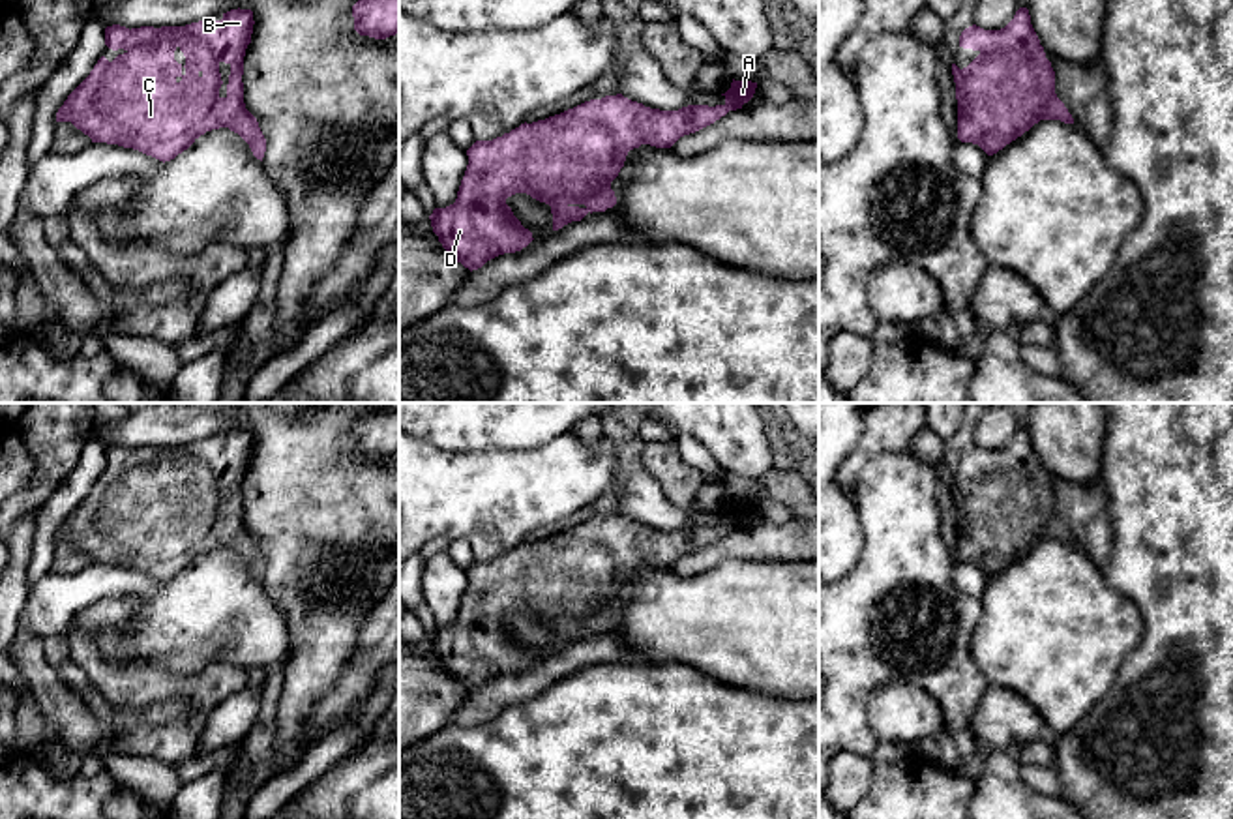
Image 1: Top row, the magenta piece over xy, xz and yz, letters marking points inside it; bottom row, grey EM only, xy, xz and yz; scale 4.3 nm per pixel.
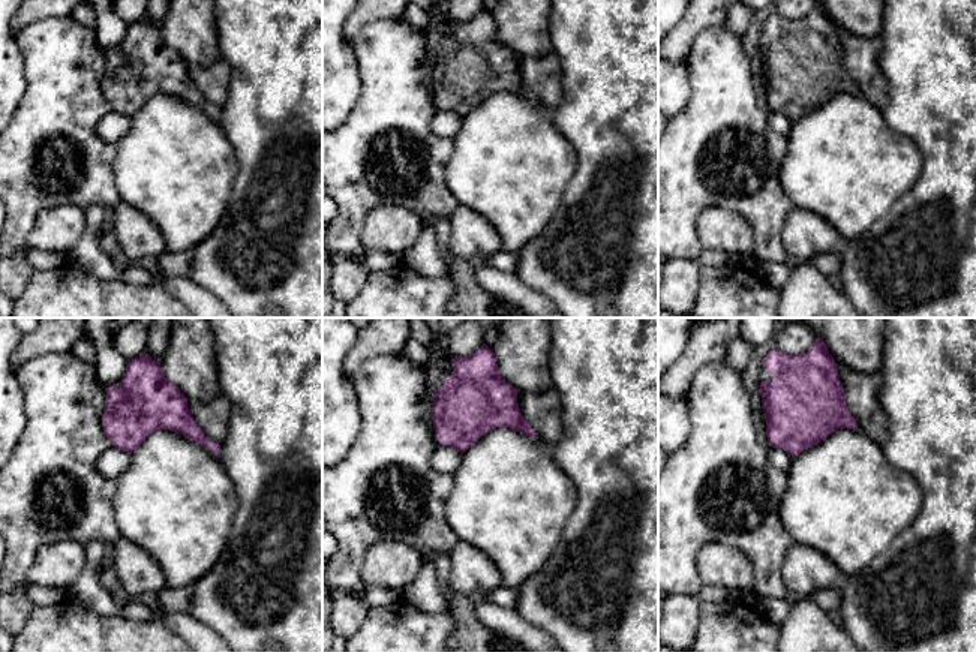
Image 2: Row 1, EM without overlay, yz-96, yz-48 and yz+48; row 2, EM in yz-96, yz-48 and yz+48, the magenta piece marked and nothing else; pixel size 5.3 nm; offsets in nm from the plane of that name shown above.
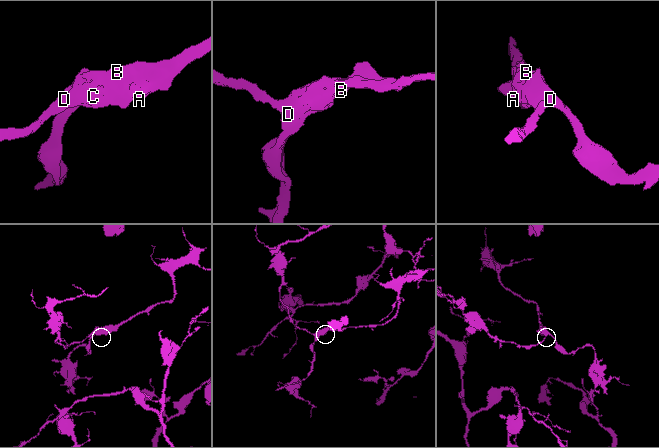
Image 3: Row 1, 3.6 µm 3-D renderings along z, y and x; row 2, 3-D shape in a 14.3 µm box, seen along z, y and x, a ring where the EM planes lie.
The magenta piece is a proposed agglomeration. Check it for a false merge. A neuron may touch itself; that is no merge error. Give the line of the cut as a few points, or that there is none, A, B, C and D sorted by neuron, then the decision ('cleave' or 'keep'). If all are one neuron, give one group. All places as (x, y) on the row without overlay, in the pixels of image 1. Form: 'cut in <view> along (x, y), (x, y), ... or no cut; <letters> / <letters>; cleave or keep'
no cut; A B C D; keep

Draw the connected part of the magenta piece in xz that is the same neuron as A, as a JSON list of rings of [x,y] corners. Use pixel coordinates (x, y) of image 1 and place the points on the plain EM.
[[[735,500],[723,525],[688,525],[660,530],[622,514],[585,521],[560,534],[521,544],[493,560],[476,560],[457,618],[429,635],[442,667],[465,688],[515,673],[534,658],[506,618],[527,613],[551,626],[553,650],[581,641],[588,632],[616,624],[611,602],[630,570],[641,564],[671,568],[729,530],[742,529],[757,502]]]

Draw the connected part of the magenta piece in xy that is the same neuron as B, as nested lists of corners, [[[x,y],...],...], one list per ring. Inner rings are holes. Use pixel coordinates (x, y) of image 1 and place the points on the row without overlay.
[[[238,427],[221,440],[186,446],[107,446],[105,465],[126,472],[112,482],[101,476],[56,542],[71,542],[92,562],[133,568],[163,583],[206,551],[229,547],[262,581],[266,558],[245,529],[242,502],[253,444],[253,431]],[[221,482],[230,485],[225,517]]]

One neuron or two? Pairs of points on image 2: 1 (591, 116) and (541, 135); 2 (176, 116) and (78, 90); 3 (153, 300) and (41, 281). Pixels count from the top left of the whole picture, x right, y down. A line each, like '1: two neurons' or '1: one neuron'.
1: two neurons
2: two neurons
3: one neuron

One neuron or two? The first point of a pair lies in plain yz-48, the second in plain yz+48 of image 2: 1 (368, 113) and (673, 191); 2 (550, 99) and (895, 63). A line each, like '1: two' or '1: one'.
1: one
2: two

